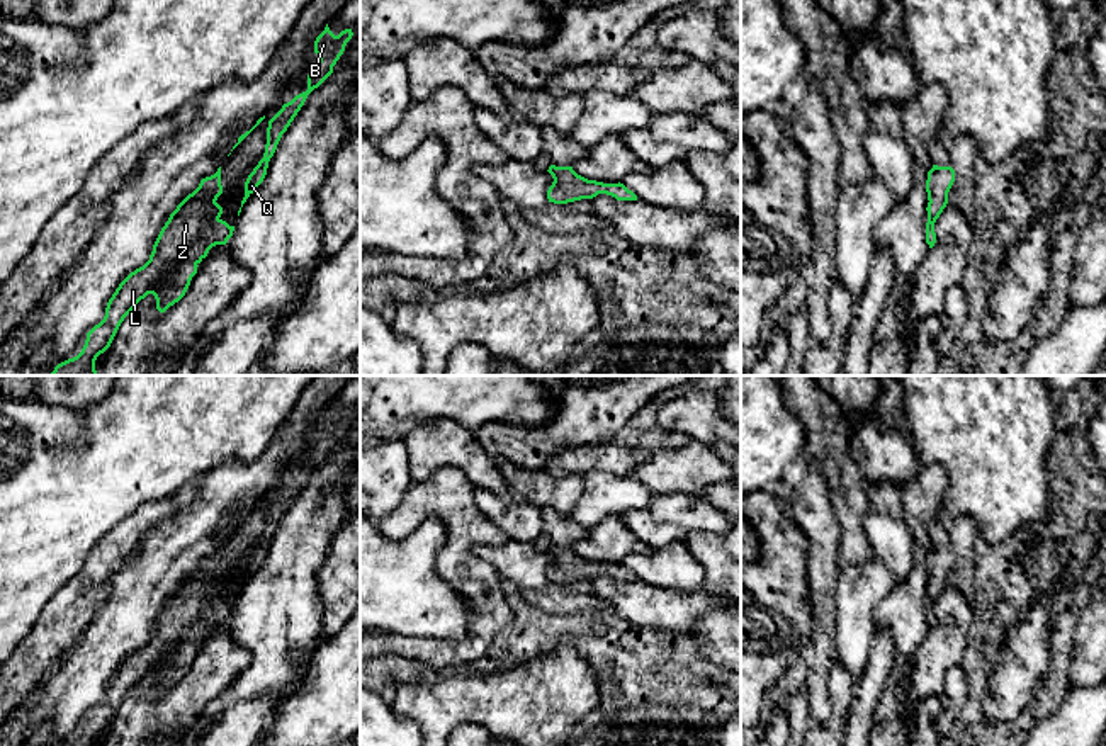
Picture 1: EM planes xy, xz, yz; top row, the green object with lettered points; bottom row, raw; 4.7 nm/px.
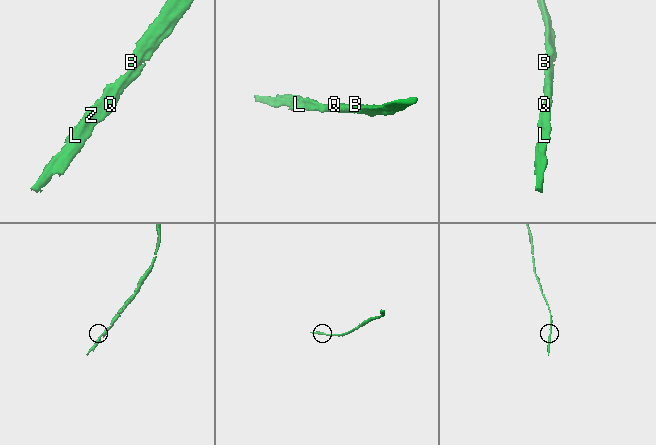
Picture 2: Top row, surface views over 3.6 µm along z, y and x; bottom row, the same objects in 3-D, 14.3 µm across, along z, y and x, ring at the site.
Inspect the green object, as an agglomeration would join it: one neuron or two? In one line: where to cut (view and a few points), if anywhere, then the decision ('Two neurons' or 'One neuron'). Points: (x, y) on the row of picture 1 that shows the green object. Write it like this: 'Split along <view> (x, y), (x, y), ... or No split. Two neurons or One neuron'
No split. One neuron

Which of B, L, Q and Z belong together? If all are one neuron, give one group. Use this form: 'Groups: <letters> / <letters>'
Groups: B L Q Z

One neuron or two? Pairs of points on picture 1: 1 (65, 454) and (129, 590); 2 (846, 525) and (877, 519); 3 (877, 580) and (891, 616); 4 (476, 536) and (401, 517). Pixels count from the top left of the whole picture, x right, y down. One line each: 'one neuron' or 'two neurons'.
1: two neurons
2: two neurons
3: two neurons
4: one neuron

